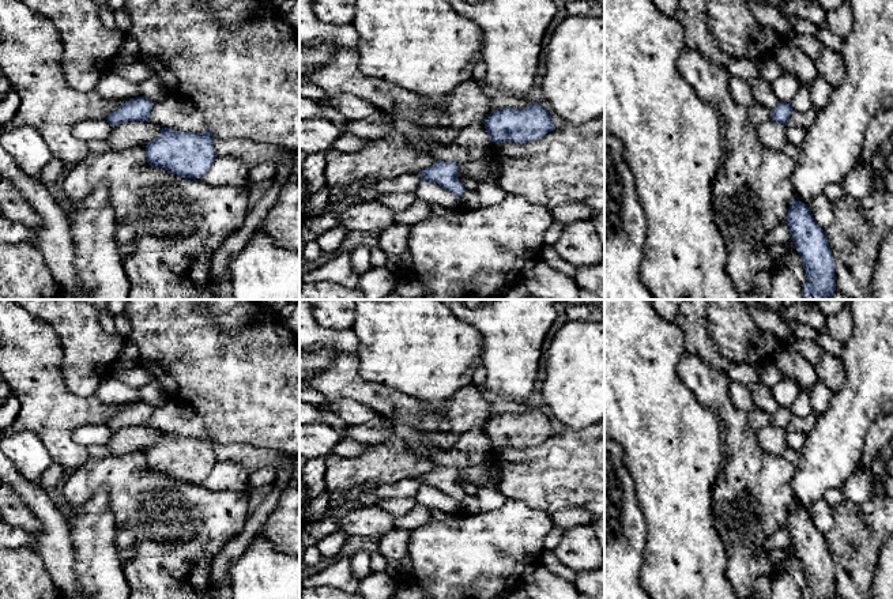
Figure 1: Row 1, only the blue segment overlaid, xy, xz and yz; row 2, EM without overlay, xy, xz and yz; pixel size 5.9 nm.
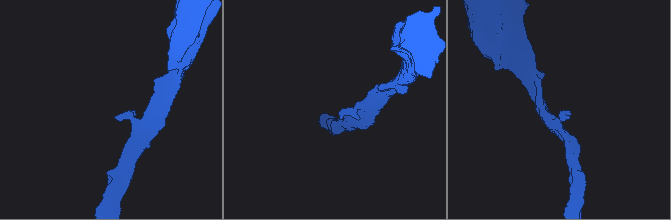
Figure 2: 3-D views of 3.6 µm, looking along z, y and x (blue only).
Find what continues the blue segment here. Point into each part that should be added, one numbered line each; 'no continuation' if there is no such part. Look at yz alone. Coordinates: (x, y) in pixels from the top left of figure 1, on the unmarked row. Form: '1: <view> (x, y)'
no continuation

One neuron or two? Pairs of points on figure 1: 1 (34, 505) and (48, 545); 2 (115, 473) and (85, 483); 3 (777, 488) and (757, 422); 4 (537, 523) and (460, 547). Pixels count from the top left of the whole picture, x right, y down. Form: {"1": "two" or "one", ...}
{"1": "one", "2": "one", "3": "two", "4": "one"}

